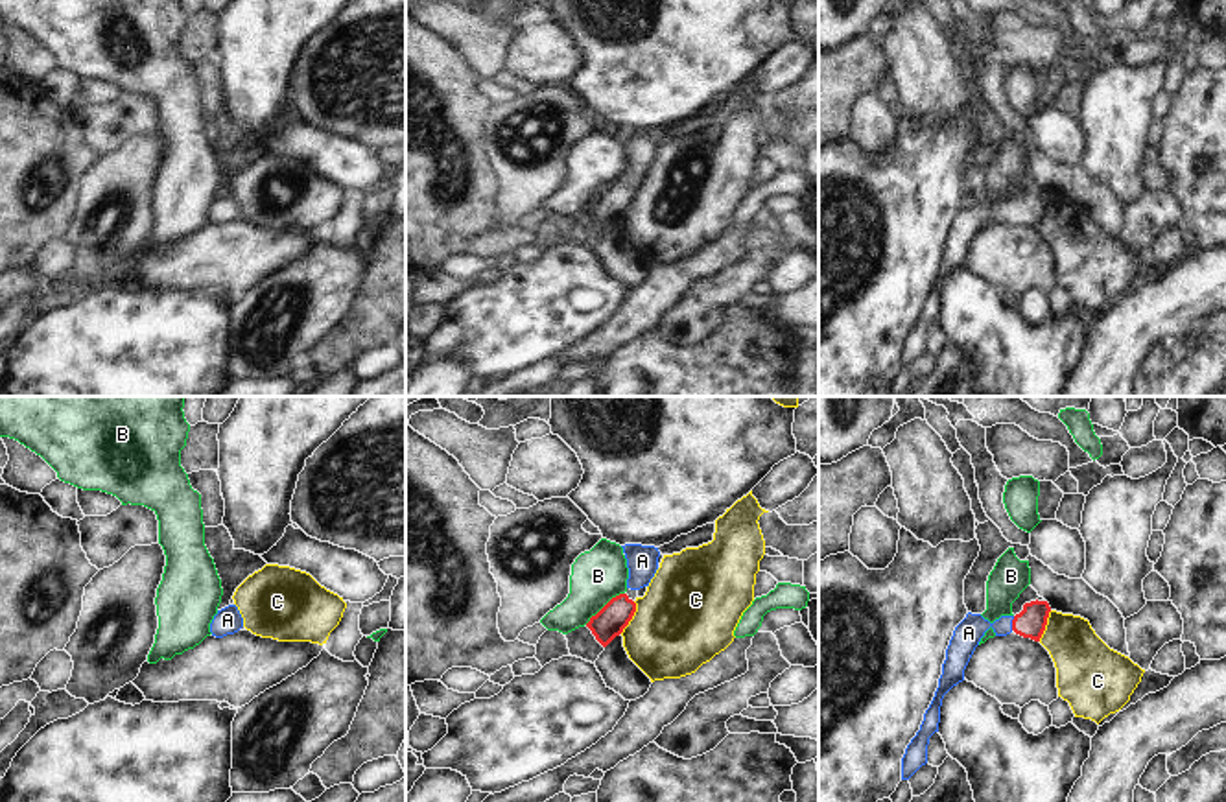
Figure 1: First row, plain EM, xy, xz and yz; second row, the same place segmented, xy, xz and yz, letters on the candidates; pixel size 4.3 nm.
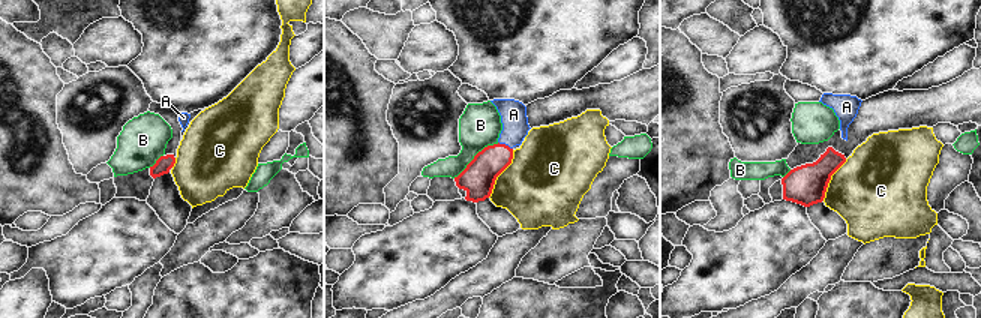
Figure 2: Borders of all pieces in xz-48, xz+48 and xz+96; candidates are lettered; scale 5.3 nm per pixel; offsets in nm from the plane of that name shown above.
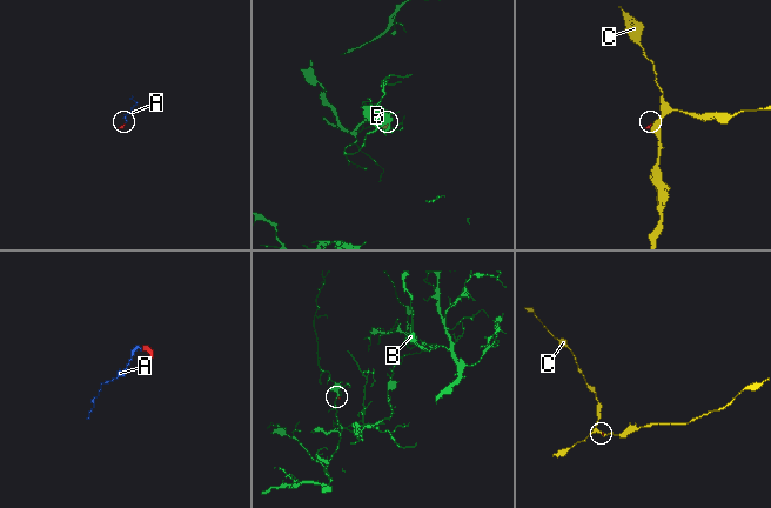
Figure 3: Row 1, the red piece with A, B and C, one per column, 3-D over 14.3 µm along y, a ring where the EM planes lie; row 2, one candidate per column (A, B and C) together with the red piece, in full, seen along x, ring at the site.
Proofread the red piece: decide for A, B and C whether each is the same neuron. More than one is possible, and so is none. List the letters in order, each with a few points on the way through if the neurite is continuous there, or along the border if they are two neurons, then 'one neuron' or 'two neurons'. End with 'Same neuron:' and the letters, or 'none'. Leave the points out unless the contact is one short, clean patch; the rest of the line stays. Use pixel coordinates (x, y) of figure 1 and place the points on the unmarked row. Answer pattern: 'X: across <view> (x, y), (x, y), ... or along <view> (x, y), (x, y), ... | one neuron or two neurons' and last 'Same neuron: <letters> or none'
A: across yz (1031, 209), (1013, 211), (976, 212), (968, 220) | one neuron
B: along xz (624, 179), (611, 185), (585, 211) | two neurons
C: two neurons
Same neuron: A

